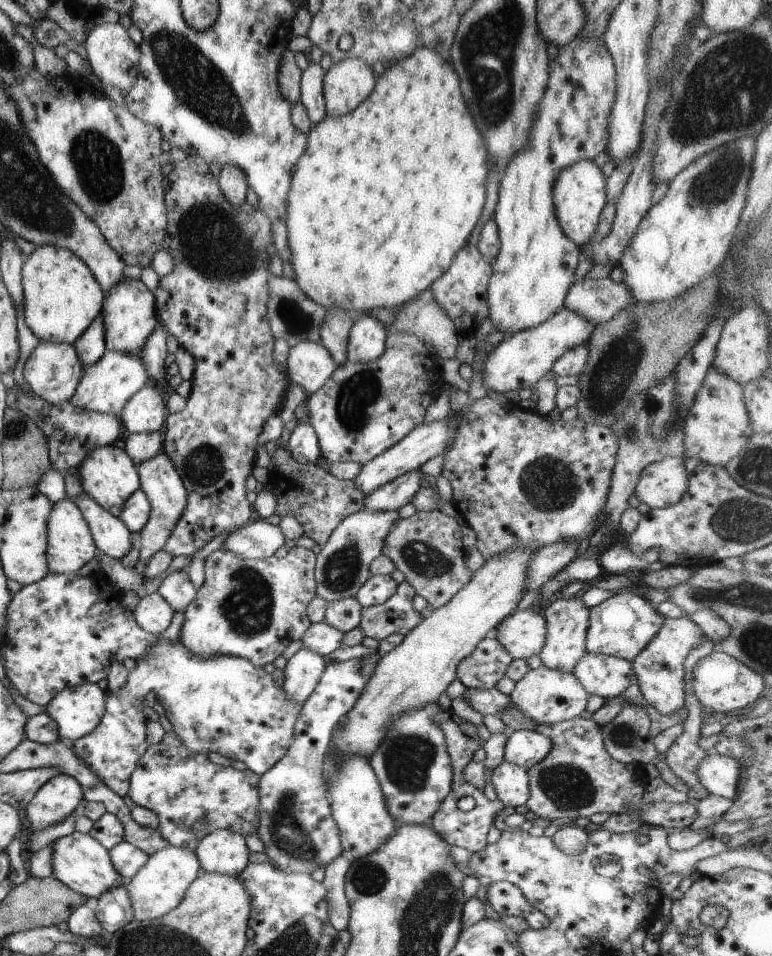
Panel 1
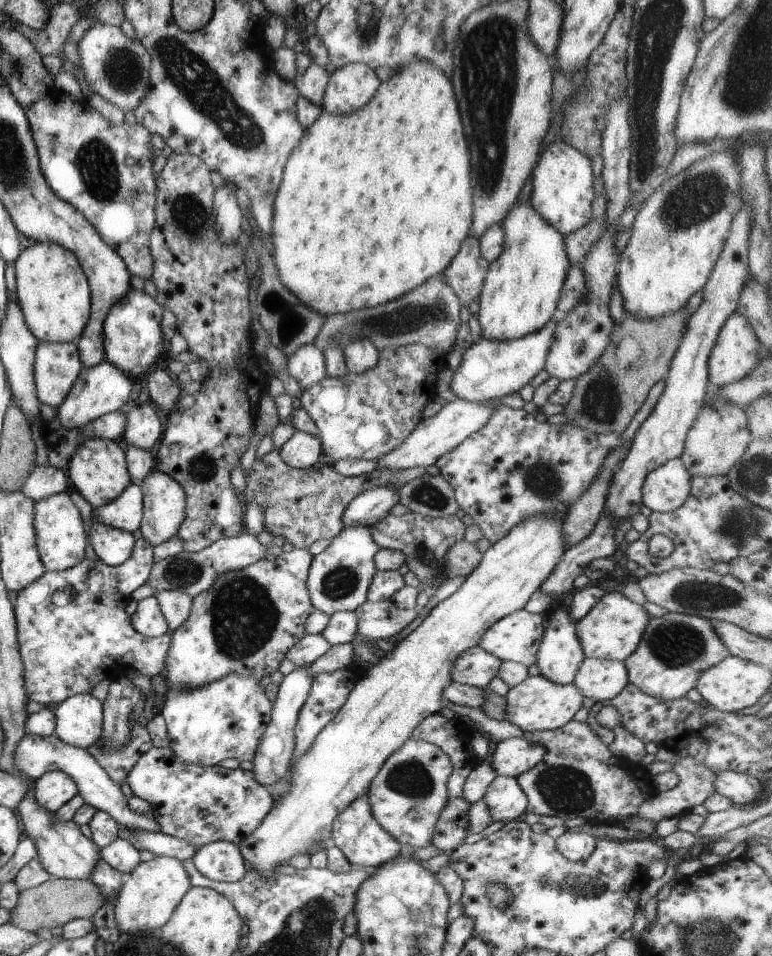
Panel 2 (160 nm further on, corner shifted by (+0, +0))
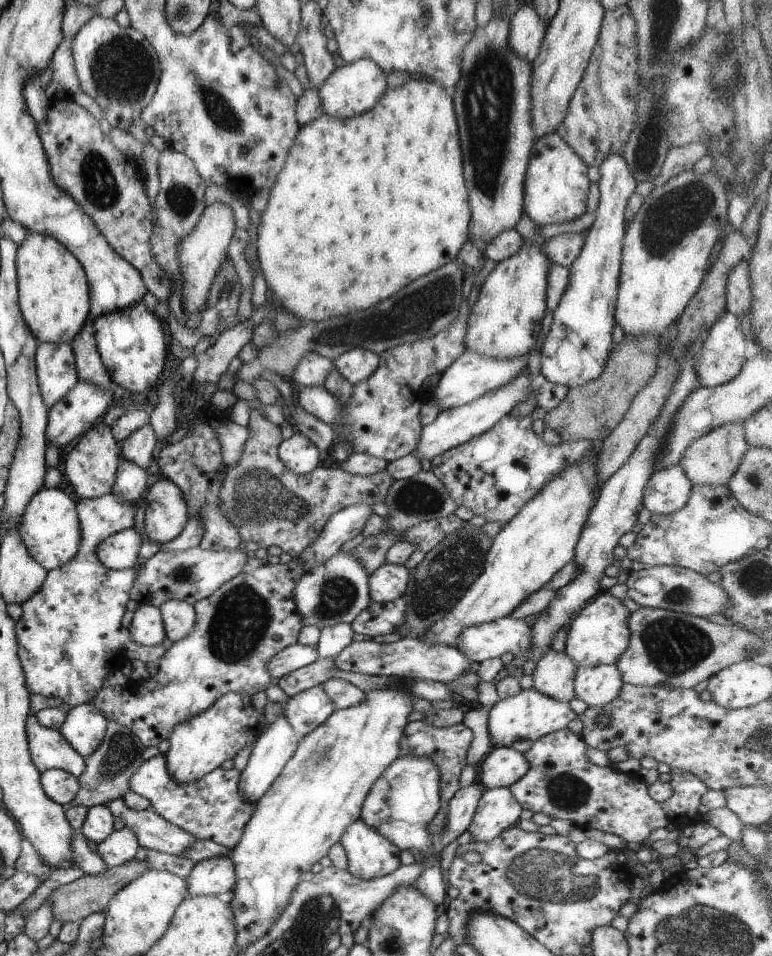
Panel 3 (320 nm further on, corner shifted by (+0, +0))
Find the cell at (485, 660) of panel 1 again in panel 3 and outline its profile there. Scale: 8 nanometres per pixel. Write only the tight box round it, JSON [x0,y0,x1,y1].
[335,637,477,682]

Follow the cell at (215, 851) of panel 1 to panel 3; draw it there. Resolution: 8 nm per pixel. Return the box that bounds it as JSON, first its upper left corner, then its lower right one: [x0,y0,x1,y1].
[184,856,235,896]

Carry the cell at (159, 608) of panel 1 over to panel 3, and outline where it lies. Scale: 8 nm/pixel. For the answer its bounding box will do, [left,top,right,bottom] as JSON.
[128,602,166,646]

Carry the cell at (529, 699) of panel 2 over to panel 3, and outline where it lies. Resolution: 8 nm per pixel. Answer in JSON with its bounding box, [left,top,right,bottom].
[487,687,577,746]

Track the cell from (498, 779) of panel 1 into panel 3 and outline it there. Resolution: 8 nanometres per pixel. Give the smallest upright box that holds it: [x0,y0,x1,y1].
[466,787,521,842]

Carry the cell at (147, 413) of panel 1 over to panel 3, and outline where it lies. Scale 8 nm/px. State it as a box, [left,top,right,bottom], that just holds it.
[120,423,158,469]

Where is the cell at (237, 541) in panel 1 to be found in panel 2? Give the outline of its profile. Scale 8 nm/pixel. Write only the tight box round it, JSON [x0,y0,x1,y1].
[145,530,267,598]

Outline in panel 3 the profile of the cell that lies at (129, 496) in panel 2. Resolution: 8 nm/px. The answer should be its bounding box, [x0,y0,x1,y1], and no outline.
[14,493,169,708]

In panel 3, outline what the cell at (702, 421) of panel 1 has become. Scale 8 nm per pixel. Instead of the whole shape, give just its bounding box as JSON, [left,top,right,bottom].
[678,422,748,485]

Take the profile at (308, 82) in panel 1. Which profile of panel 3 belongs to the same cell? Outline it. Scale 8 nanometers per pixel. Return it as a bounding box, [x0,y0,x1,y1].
[295,1,334,89]

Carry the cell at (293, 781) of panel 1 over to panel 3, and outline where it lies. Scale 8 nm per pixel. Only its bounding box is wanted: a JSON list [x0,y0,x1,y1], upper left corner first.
[282,684,335,737]

